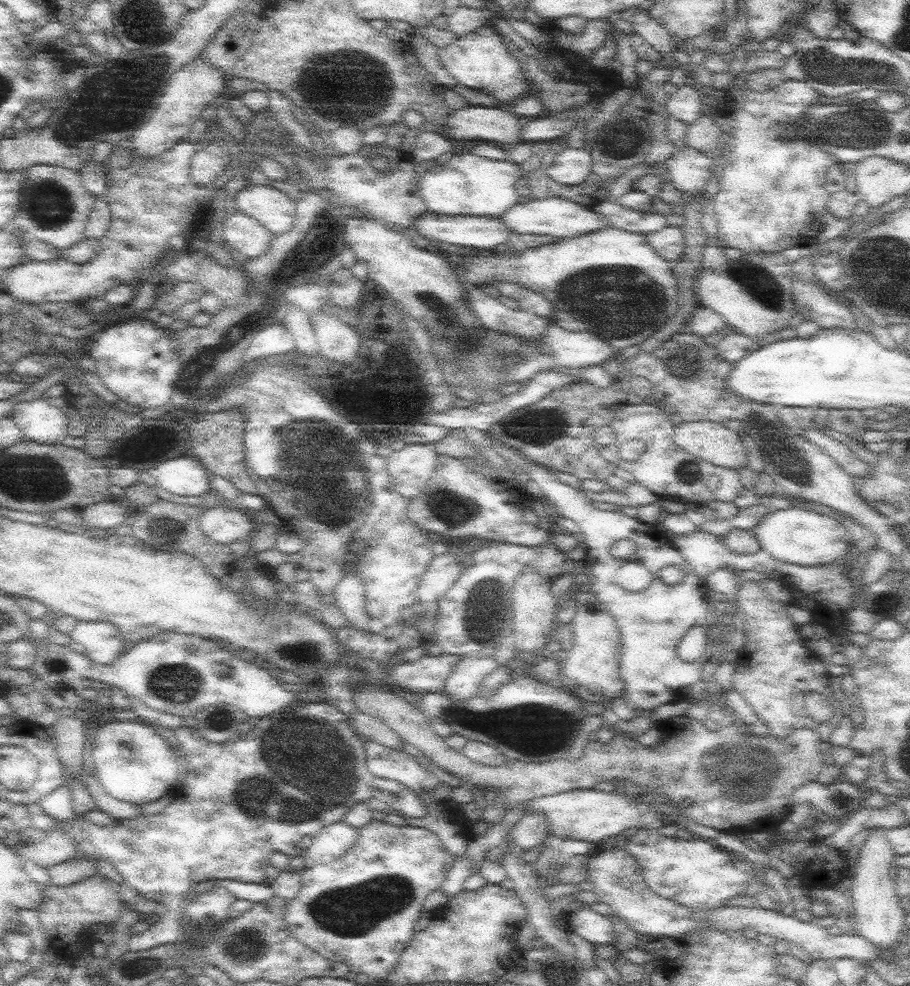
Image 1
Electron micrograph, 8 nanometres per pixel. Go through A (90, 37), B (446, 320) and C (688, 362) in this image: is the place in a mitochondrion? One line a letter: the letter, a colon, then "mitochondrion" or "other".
A: other
B: mitochondrion
C: mitochondrion

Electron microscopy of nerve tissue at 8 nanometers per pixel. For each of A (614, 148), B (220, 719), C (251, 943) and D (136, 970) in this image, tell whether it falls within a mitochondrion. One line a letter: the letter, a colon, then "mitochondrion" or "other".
A: mitochondrion
B: mitochondrion
C: mitochondrion
D: mitochondrion

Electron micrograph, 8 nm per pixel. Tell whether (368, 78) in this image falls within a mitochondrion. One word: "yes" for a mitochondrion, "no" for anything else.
yes

